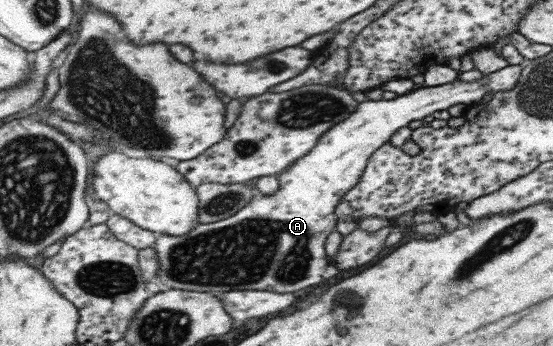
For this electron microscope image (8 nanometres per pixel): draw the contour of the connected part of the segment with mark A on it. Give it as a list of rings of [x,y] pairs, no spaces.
[[[506,65],[503,68],[482,75],[482,78],[472,81],[452,81],[440,86],[422,87],[417,86],[412,92],[396,95],[389,100],[366,100],[358,104],[358,111],[350,116],[349,120],[336,124],[330,128],[318,141],[317,146],[306,154],[304,158],[297,160],[290,168],[286,168],[278,175],[280,190],[276,194],[256,194],[252,202],[245,206],[234,216],[208,224],[198,224],[192,232],[186,236],[161,235],[156,244],[160,260],[158,279],[170,289],[197,290],[198,292],[232,292],[232,290],[274,290],[274,292],[298,292],[302,288],[310,288],[320,284],[322,280],[338,276],[334,271],[332,261],[327,255],[326,244],[332,231],[337,228],[340,220],[336,215],[336,208],[341,204],[342,198],[357,186],[360,174],[368,157],[376,148],[388,143],[390,136],[398,130],[410,124],[421,121],[428,115],[441,110],[446,110],[454,104],[477,103],[486,92],[504,92],[510,90],[516,80],[520,78],[521,65]]]

